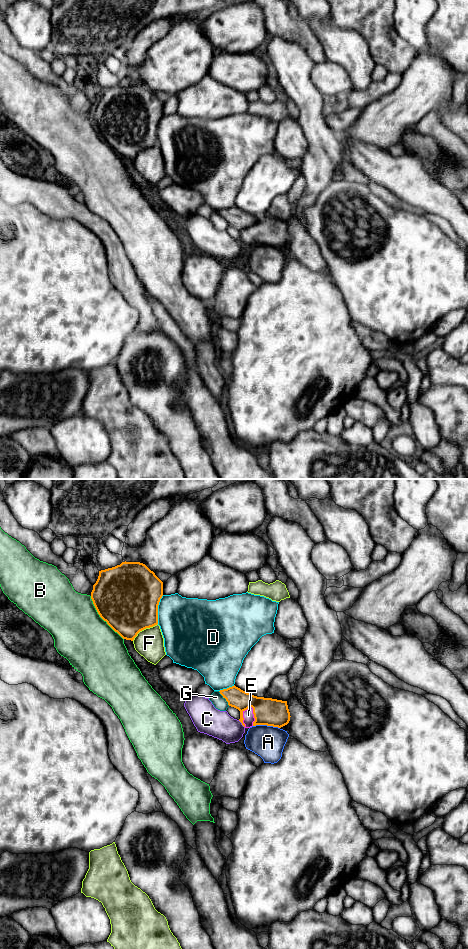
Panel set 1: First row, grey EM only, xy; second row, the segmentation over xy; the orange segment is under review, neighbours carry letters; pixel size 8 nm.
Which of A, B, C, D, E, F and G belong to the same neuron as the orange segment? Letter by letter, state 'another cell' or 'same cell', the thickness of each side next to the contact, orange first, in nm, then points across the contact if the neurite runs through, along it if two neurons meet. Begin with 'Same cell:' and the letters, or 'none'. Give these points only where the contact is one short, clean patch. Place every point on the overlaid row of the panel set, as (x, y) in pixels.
Same cell: E
A: another cell | 220/260 nm
B: another cell | 500/440 nm | along xy (90, 596), (97, 613), (123, 639)
C: another cell | 220/220 nm
D: another cell | 500/400 nm
E: same cell | 220/90 nm | across xy (267, 711), (250, 707), (242, 715), (248, 715)
F: another cell | 480/240 nm
G: another cell | 160/110 nm

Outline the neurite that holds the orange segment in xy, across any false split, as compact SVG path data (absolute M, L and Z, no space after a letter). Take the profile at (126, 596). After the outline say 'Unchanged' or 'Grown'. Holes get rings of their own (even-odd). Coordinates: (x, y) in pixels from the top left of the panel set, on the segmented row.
M126 561L99 571L91 592L100 617L123 639L131 641L140 631L158 624L158 605L162 596L163 582L153 571L143 563Z. Unchanged

